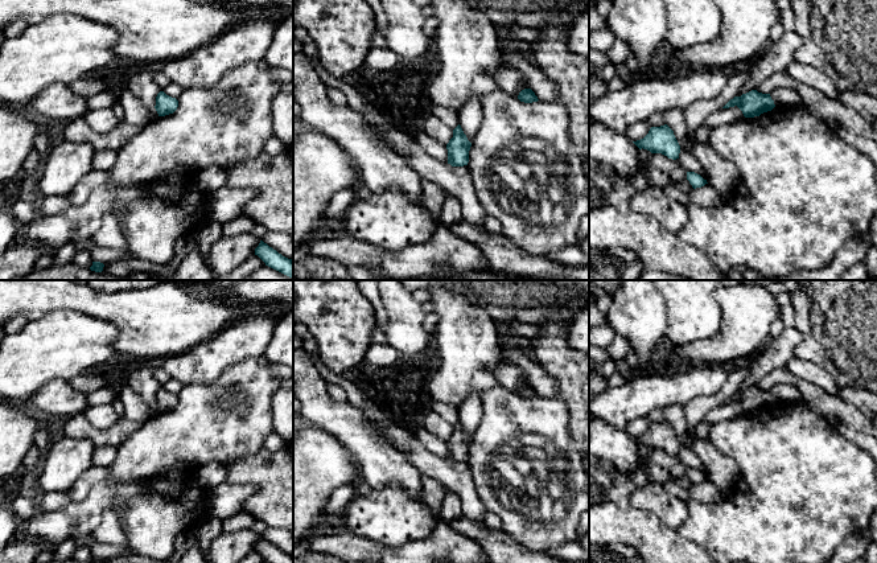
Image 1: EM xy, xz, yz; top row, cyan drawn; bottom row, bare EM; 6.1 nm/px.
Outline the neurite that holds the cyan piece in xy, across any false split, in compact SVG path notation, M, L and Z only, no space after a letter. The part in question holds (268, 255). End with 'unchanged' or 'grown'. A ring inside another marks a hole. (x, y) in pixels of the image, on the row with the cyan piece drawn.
M260 241L255 248L255 255L258 255L265 266L293 279L293 260L283 256L263 241Z; unchanged

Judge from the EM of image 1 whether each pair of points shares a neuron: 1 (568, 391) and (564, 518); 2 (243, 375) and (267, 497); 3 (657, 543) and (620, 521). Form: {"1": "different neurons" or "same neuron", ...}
{"1": "different neurons", "2": "different neurons", "3": "same neuron"}

